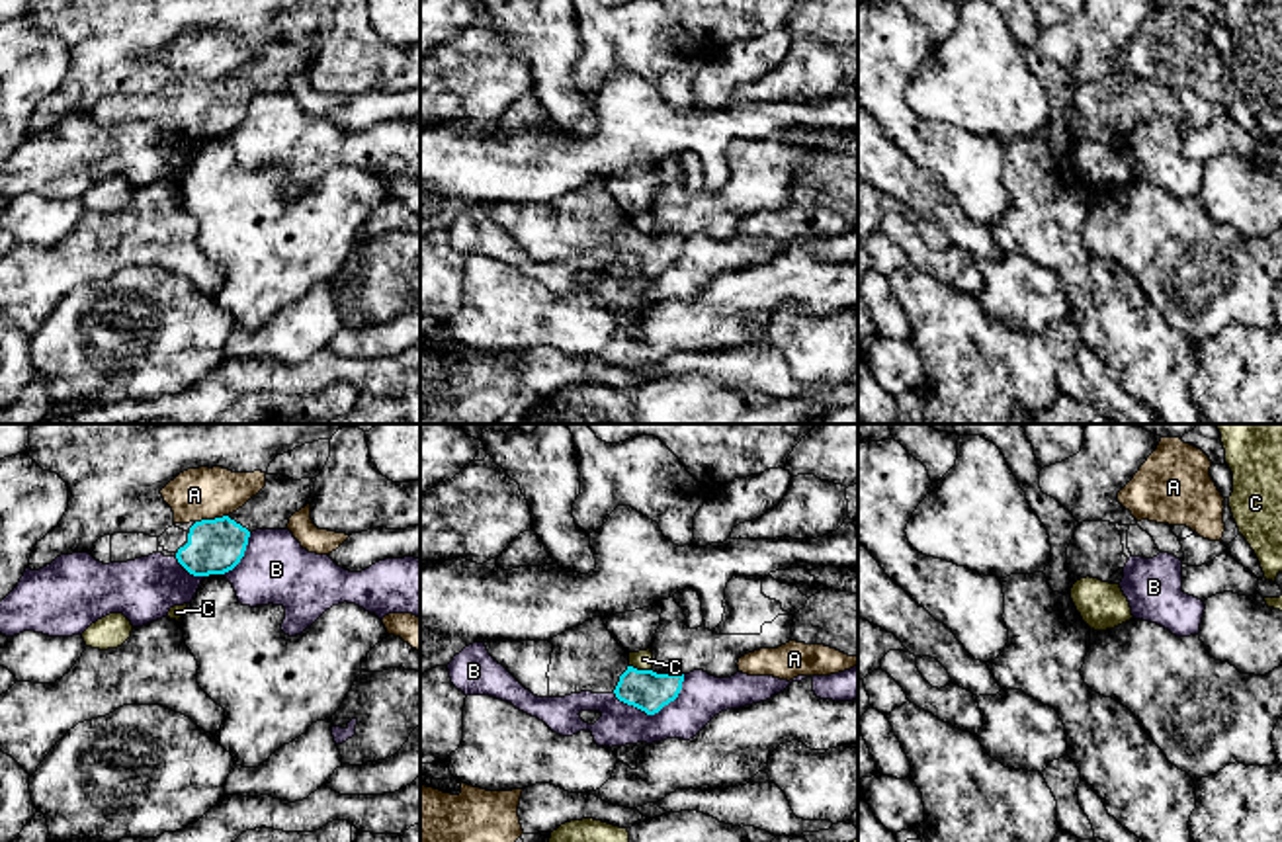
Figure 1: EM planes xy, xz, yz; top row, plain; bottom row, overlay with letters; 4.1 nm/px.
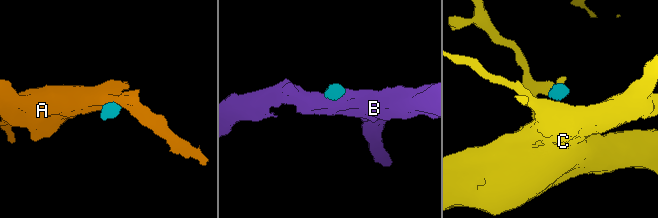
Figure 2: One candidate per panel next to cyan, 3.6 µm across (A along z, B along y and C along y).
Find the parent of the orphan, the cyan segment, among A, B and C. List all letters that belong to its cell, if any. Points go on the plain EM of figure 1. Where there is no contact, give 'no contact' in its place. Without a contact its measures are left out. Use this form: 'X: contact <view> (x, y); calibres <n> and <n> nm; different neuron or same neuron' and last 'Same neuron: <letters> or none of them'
A: contact xy (212, 83); calibres 220 and 220 nm; different neuron
B: contact xz (655, 274); calibres 160 and 190 nm; different neuron
C: contact xz (640, 233); calibres 160 and 80 nm; different neuron
Same neuron: none of them

